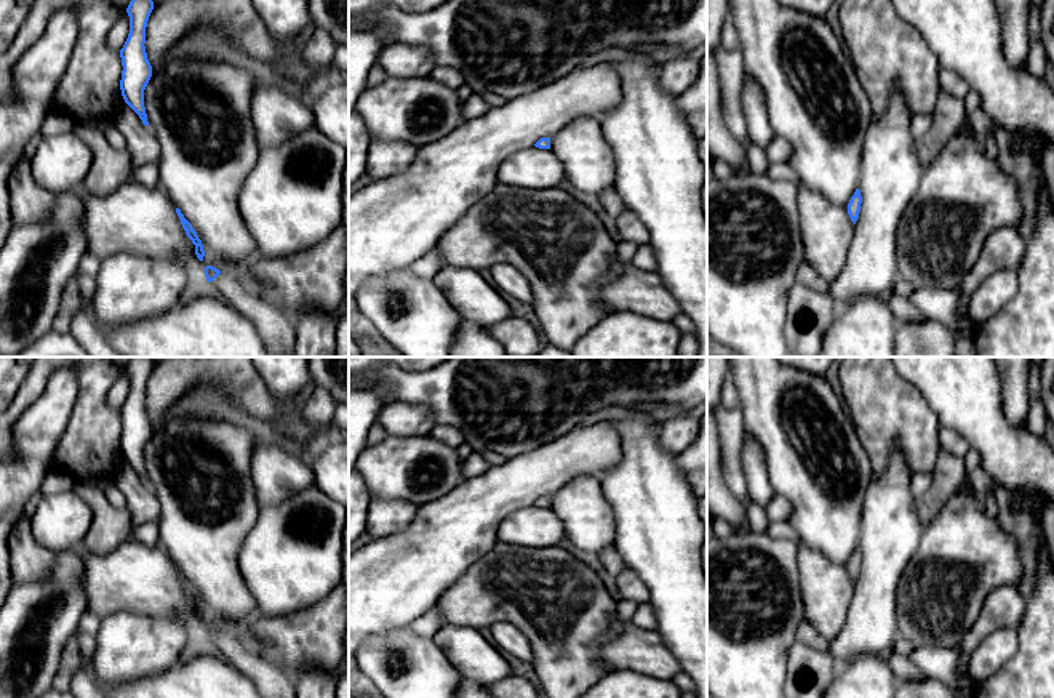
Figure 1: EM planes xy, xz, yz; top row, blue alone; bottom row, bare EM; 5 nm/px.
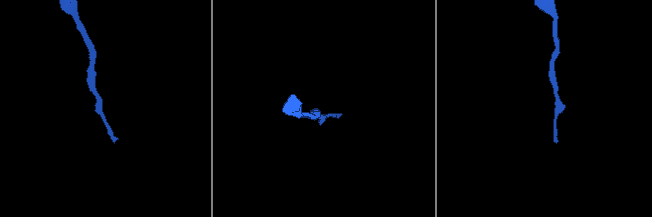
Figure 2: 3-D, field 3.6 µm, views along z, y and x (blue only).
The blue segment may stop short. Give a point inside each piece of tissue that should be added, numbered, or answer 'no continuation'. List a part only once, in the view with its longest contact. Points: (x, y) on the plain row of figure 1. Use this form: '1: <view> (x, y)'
1: xy (271, 681)

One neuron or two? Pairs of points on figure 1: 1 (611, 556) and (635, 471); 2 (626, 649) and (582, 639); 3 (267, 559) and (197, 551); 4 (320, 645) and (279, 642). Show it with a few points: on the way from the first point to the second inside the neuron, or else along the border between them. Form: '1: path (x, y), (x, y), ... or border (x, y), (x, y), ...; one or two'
1: border (614, 546), (626, 565); two
2: border (626, 623), (600, 649), (600, 663), (606, 671); two
3: border (256, 522), (239, 553), (239, 569), (250, 591); two
4: path (311, 642), (288, 642); one

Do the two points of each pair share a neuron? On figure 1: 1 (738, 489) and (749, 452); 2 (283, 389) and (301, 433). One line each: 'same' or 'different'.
1: different
2: same

